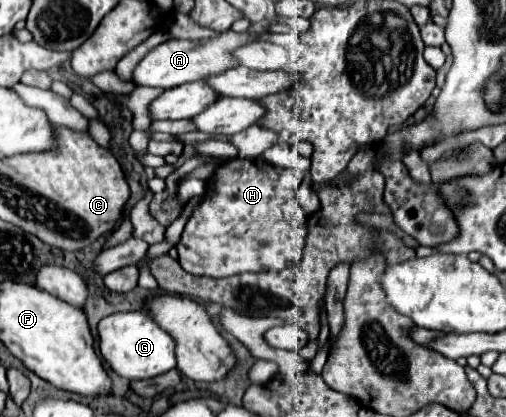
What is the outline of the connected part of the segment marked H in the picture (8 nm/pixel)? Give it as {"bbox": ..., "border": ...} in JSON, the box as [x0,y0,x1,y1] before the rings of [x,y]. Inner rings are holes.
{"bbox":[177,158,307,278],"border":[[[229,158],[207,180],[205,200],[189,218],[177,242],[179,264],[185,272],[223,278],[243,272],[283,270],[301,260],[307,214],[297,202],[285,170],[257,160],[261,158]]]}

